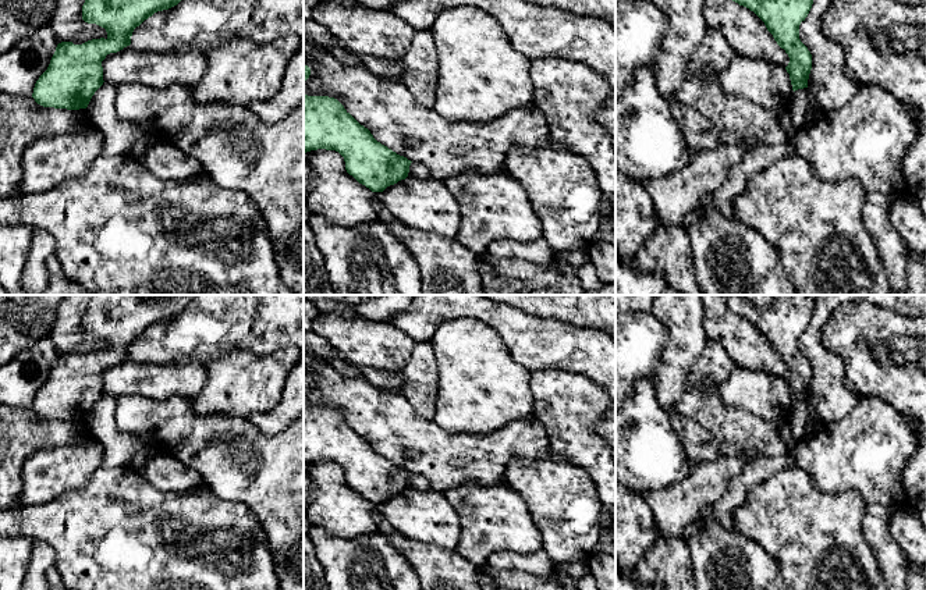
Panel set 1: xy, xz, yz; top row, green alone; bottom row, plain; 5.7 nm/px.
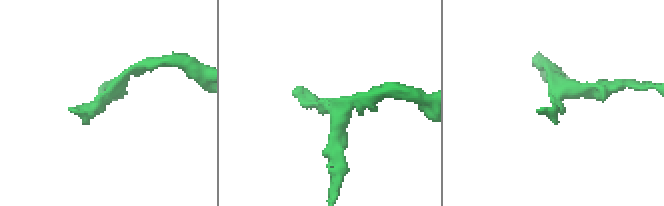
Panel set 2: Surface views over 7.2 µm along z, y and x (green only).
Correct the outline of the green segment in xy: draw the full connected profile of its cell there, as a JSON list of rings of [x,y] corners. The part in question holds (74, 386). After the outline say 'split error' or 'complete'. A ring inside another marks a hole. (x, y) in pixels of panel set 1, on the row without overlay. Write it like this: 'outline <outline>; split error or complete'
outline [[[93,295],[82,317],[82,331],[106,341],[107,349],[82,356],[61,353],[32,409],[43,419],[86,420],[103,397],[102,373],[131,356],[136,338],[157,323],[177,317],[195,295]]]; complete

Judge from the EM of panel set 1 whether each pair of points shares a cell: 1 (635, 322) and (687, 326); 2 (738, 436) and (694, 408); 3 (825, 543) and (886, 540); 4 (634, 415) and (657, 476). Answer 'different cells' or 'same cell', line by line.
1: different cells
2: same cell
3: different cells
4: same cell

